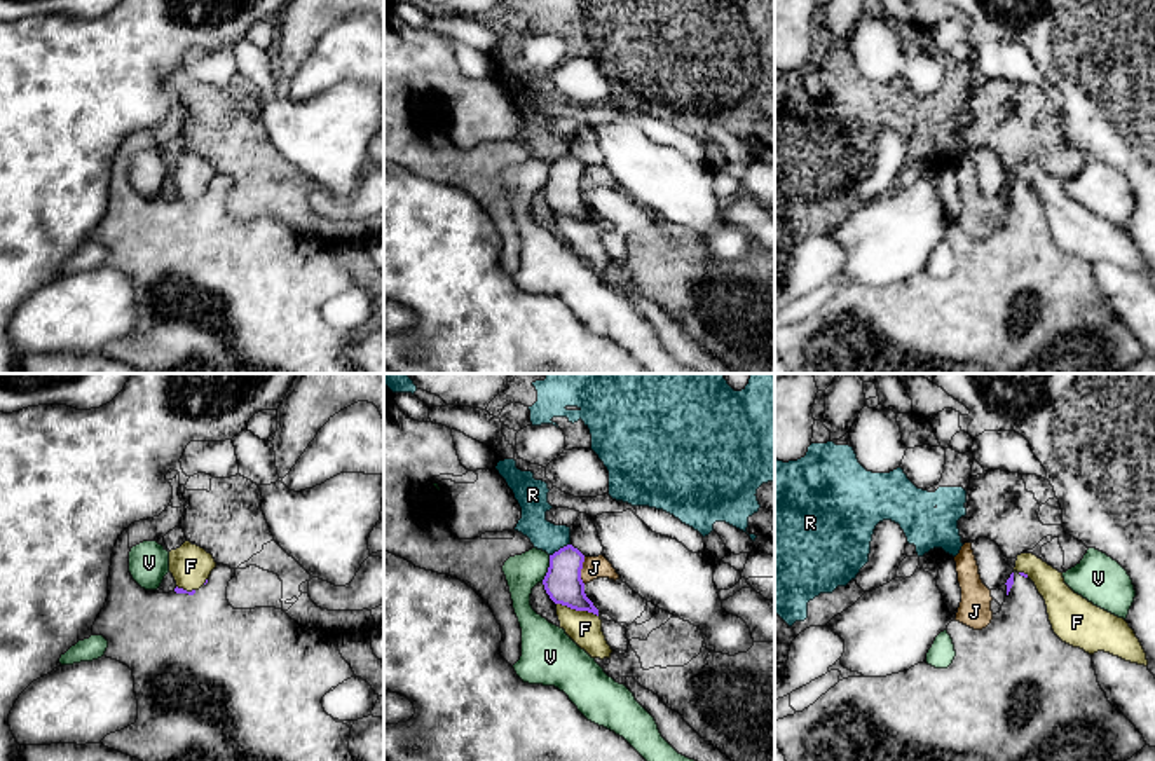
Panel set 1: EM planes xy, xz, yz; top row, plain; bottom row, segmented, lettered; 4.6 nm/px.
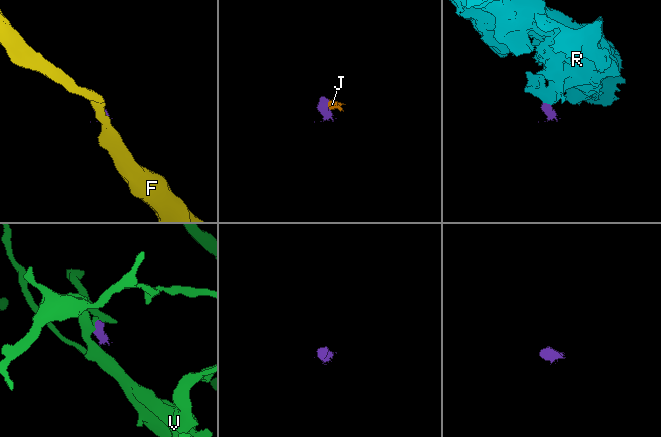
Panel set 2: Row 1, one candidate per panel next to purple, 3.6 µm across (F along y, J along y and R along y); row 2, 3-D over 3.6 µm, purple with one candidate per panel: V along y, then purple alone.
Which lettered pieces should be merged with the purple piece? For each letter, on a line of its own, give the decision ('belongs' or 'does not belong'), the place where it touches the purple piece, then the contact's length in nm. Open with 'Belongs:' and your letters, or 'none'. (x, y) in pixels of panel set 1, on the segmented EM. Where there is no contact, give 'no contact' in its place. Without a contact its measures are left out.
Belongs: none
F: does not belong; meets purple in xz at (578, 610); contact 200 nm long
J: does not belong; meets purple in xz at (580, 571); contact 130 nm long
R: does not belong; meets purple in xz at (560, 548); contact 110 nm long
V: does not belong; meets purple in xz at (548, 569); contact 130 nm long

